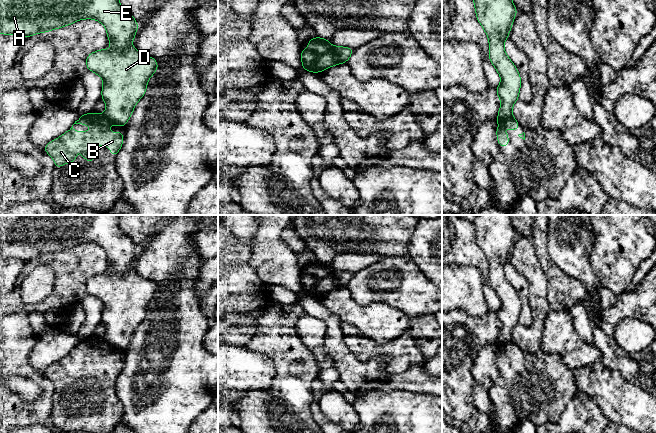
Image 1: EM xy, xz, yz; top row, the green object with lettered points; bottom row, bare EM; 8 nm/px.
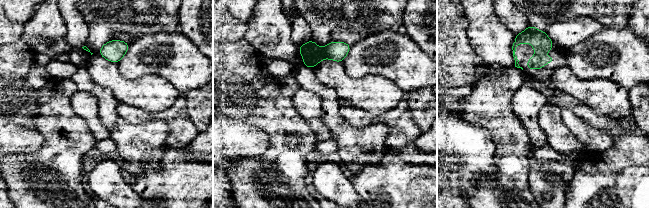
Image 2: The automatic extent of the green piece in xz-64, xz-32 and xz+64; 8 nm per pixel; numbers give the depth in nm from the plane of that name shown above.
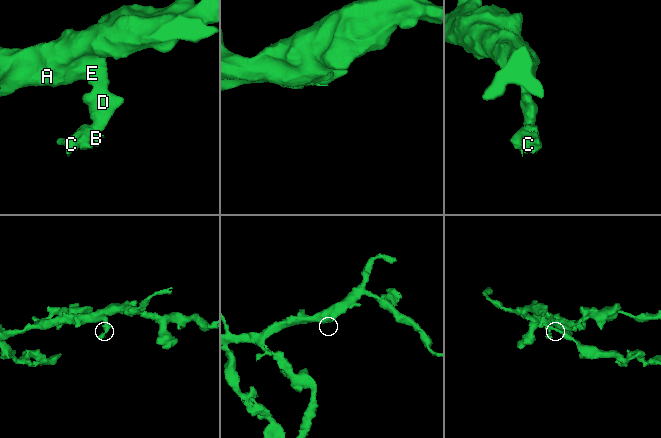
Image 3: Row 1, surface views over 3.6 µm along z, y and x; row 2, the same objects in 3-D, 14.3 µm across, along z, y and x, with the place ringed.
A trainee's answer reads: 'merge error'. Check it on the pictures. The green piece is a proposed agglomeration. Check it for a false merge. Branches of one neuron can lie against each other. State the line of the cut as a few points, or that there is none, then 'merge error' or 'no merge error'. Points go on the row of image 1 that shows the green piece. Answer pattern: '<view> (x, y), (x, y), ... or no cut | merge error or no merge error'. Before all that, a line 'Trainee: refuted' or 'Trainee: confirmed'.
Trainee: confirmed
xz (332, 47), (336, 58), (341, 63) | merge error

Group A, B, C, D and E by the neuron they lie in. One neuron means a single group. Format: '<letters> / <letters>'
A D E / B C

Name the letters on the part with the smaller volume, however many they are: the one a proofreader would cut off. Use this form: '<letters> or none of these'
B, C

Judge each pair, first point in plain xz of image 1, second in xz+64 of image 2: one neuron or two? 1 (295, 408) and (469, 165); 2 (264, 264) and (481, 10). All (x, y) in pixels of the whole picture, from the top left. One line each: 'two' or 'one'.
1: two
2: one

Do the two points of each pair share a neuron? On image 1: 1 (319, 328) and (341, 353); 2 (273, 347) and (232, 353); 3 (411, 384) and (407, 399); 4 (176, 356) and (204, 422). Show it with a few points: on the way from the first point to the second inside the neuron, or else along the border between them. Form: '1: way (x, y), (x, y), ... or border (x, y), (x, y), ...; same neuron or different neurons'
1: border (310, 315), (326, 325), (323, 348), (330, 356); different neurons
2: border (245, 346), (266, 354), (273, 363); different neurons
3: border (386, 386), (392, 389), (404, 389), (431, 394); different neurons
4: border (207, 407), (191, 422); different neurons

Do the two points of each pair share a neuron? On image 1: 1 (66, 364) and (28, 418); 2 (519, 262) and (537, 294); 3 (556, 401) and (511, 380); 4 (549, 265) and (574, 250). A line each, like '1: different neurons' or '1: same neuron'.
1: different neurons
2: same neuron
3: same neuron
4: different neurons

